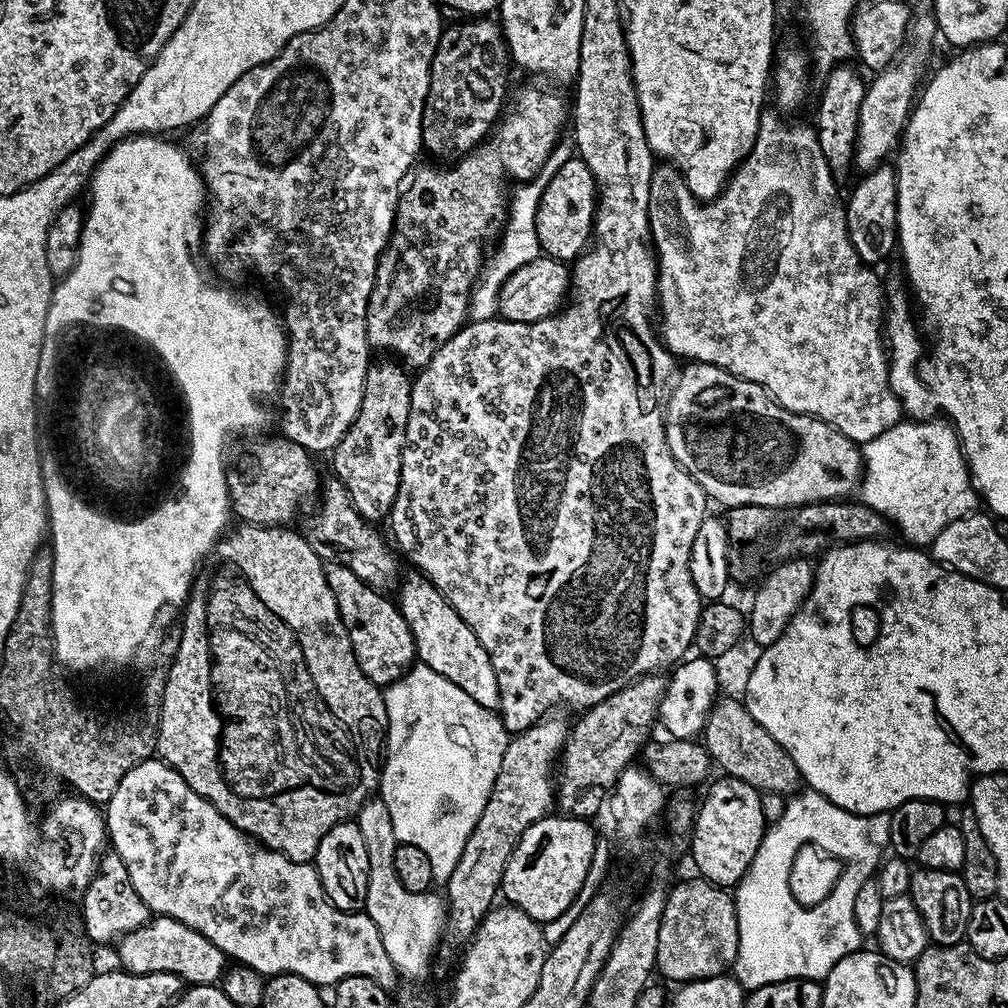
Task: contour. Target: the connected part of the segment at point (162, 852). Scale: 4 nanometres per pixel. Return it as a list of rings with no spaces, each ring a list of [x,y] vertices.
[[[144,760],[118,782],[118,790],[106,805],[106,827],[111,847],[122,858],[134,890],[149,910],[198,930],[235,963],[258,970],[266,978],[289,972],[317,986],[335,986],[351,976],[365,976],[374,978],[378,986],[395,989],[396,967],[386,954],[386,946],[382,946],[378,926],[367,914],[338,910],[329,902],[311,863],[287,860],[281,852],[265,848],[238,831],[202,794],[190,790],[182,774],[163,760]]]

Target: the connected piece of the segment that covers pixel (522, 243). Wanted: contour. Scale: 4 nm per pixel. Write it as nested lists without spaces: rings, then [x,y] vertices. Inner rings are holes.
[[[564,140],[557,144],[554,151],[551,152],[550,158],[543,164],[542,170],[532,181],[521,183],[514,198],[510,200],[508,209],[509,217],[505,221],[505,226],[501,231],[499,240],[500,246],[498,250],[487,259],[481,278],[477,281],[472,292],[472,300],[469,304],[469,317],[472,320],[490,320],[499,313],[501,286],[504,285],[506,278],[514,270],[518,270],[519,266],[525,265],[526,262],[533,261],[534,258],[541,255],[540,243],[537,240],[536,216],[538,202],[545,192],[546,186],[550,182],[550,178],[554,176],[566,164],[566,162],[574,158],[573,145]]]

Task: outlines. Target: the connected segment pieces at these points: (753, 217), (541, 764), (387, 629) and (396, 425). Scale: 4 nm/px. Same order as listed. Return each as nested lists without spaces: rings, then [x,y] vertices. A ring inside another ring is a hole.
[[[765,110],[760,115],[760,129],[756,135],[756,141],[752,147],[752,152],[746,159],[740,163],[739,168],[732,173],[728,178],[728,183],[724,185],[724,191],[711,202],[701,203],[690,189],[688,183],[680,175],[679,171],[672,166],[657,167],[652,174],[652,181],[650,182],[650,230],[652,231],[652,242],[656,249],[656,259],[658,261],[658,275],[656,278],[656,295],[658,297],[658,336],[664,341],[664,347],[672,353],[673,357],[681,358],[685,356],[685,361],[695,362],[697,364],[713,364],[722,370],[726,370],[730,374],[734,374],[743,380],[754,382],[758,386],[762,386],[772,395],[774,399],[786,410],[797,412],[803,416],[813,416],[816,420],[826,421],[831,428],[837,428],[846,439],[853,440],[857,446],[861,446],[870,442],[872,438],[877,438],[886,430],[890,430],[890,426],[900,423],[902,419],[902,409],[898,398],[894,394],[894,390],[888,381],[888,357],[889,353],[886,351],[886,288],[880,285],[880,280],[875,276],[873,269],[869,265],[863,264],[858,258],[858,254],[854,250],[854,246],[850,242],[850,234],[848,233],[848,214],[846,211],[845,201],[840,200],[840,192],[836,189],[838,184],[837,177],[833,176],[830,166],[826,162],[826,158],[822,154],[822,146],[818,146],[818,138],[816,137],[815,127],[804,124],[787,124],[783,120],[785,117],[776,110]]]
[[[516,734],[509,739],[502,754],[502,766],[498,766],[498,778],[494,778],[490,798],[478,817],[478,826],[466,838],[462,858],[458,858],[458,866],[454,866],[454,874],[448,879],[446,928],[456,936],[468,938],[475,933],[501,895],[506,862],[516,843],[531,824],[549,815],[551,804],[553,807],[554,762],[559,761],[564,750],[565,737],[532,735],[536,734]]]
[[[332,562],[325,567],[324,573],[326,582],[330,586],[330,594],[334,594],[338,614],[346,626],[346,634],[350,634],[350,646],[354,650],[354,658],[358,662],[362,674],[366,674],[366,678],[370,678],[370,682],[381,686],[401,680],[406,669],[416,660],[416,647],[399,607],[393,601],[391,604],[384,597],[387,595],[383,591],[366,586],[366,582],[362,582],[362,578],[358,578],[358,574],[354,574],[354,570],[346,570],[346,566]]]
[[[380,358],[377,362],[369,363],[364,393],[362,394],[362,406],[342,442],[331,453],[332,468],[335,479],[346,486],[346,494],[350,494],[350,502],[354,502],[354,510],[363,520],[380,522],[391,513],[394,506],[394,498],[398,494],[400,485],[400,471],[402,470],[402,450],[406,442],[406,422],[410,418],[410,394],[412,393],[412,380],[406,371],[405,365],[392,358]]]

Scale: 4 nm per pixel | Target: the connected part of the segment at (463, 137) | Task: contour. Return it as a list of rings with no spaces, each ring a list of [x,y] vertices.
[[[492,18],[461,20],[464,20],[461,24],[452,24],[449,28],[447,25],[440,33],[440,41],[430,66],[430,86],[426,90],[426,102],[422,110],[423,151],[448,161],[462,157],[484,143],[502,116],[499,96],[508,92],[510,57],[503,27]]]

